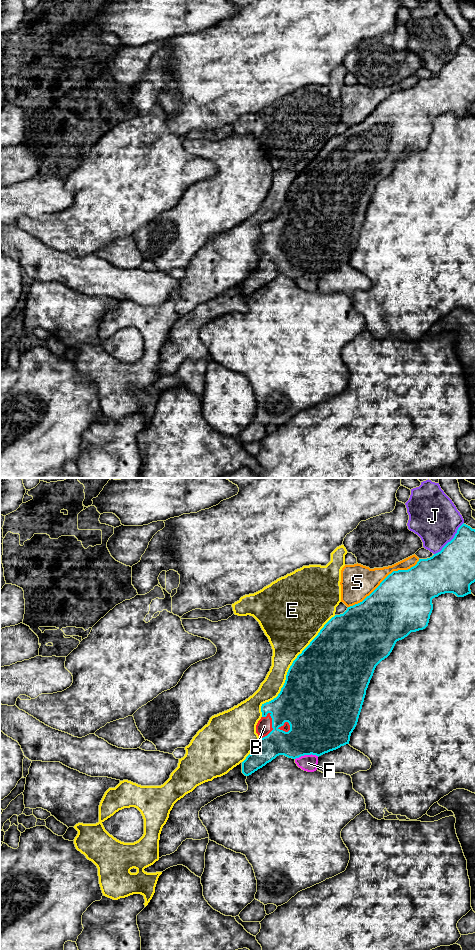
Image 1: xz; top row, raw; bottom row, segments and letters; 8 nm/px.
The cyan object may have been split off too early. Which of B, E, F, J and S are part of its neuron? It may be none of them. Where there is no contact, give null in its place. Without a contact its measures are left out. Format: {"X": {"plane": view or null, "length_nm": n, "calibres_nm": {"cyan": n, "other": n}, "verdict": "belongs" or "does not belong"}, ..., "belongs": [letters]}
{"B": {"plane": "xz", "length_nm": 240, "calibres_nm": {"cyan": 300, "other": 130}, "verdict": "belongs"}, "E": {"plane": "xz", "length_nm": 1000, "calibres_nm": {"cyan": 500, "other": 300}, "verdict": "does not belong"}, "F": {"plane": "xz", "length_nm": 190, "calibres_nm": {"cyan": 440, "other": 130}, "verdict": "does not belong"}, "J": {"plane": "xz", "length_nm": 360, "calibres_nm": {"cyan": 360, "other": 380}, "verdict": "does not belong"}, "S": {"plane": "xz", "length_nm": 700, "calibres_nm": {"cyan": 480, "other": 280}, "verdict": "does not belong"}, "belongs": ["B"]}

